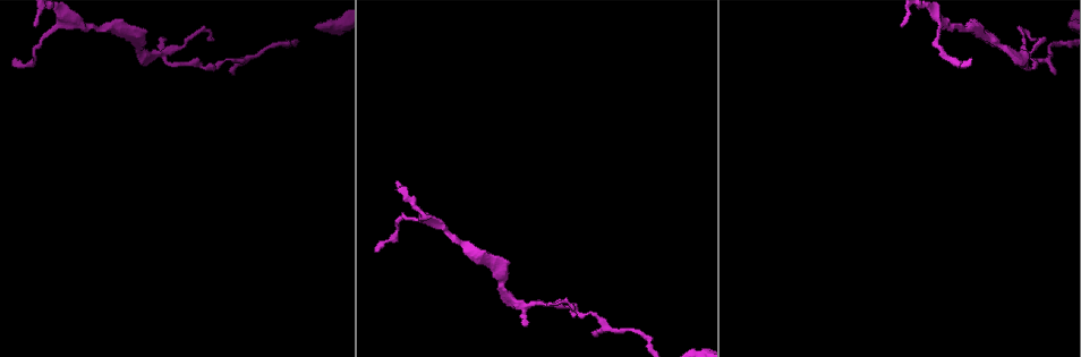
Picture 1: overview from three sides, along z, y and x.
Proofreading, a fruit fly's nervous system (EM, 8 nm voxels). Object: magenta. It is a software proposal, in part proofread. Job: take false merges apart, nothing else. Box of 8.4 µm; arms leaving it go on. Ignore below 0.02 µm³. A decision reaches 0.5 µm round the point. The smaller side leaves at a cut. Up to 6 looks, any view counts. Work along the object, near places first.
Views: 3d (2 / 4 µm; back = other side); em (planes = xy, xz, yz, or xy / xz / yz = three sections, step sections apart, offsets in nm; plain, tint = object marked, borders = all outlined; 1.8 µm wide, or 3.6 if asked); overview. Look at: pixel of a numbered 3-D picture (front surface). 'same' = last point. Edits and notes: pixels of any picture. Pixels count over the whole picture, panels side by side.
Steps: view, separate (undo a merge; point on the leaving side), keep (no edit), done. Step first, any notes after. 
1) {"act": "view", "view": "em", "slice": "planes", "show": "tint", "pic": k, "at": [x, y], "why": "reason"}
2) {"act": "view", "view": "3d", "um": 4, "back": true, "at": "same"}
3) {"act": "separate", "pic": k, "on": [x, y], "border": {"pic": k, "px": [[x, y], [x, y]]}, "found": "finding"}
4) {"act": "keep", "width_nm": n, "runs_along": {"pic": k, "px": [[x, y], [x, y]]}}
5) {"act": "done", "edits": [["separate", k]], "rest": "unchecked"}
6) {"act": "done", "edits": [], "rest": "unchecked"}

{"act": "view", "view": "3d", "um": 2, "pic": 1, "at": [512, 296], "why": "sudden change in width"}

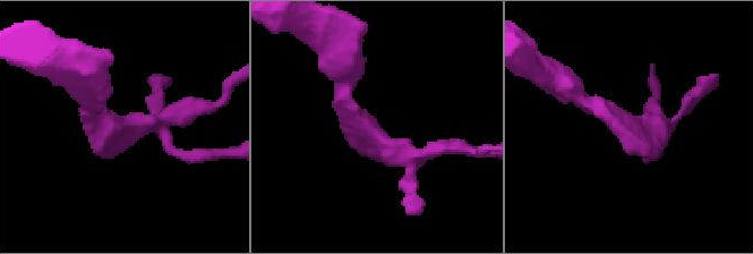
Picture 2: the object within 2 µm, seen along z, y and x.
{"act": "view", "view": "em", "slice": "planes", "show": "tint", "pic": 2, "at": [368, 135]}

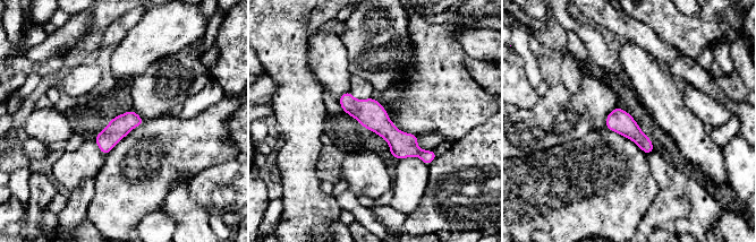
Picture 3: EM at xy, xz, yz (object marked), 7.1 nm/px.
{"act": "separate", "pic": 3, "on": [427, 156], "border": {"pic": 3, "px": [[425, 150], [418, 156]]}, "found": "a second neuron is stuck on"}

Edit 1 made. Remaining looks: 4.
{"act": "view", "view": "overview", "why": "redraw"}

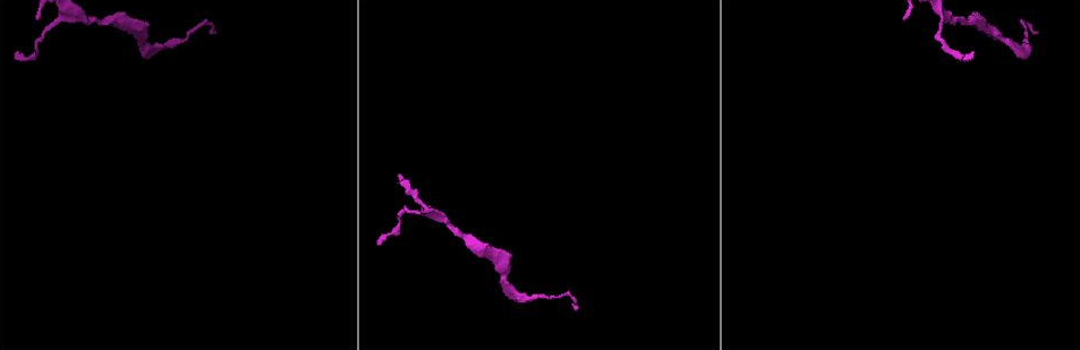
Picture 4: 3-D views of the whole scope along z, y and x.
{"act": "view", "view": "em", "slice": "planes", "show": "tint", "pic": 4, "at": [946, 17], "why": "branch point"}

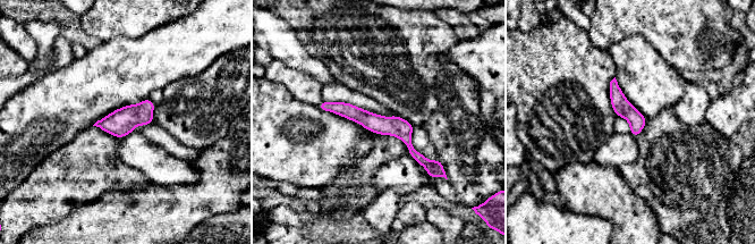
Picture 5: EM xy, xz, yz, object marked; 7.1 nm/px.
{"act": "keep", "runs_along": {"pic": 5, "px": [[322, 106], [392, 125], [431, 163]]}, "found": "all the same neuron"}

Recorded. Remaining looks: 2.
{"act": "done", "edits": [["separate", 3]], "rest": "unchecked"}

